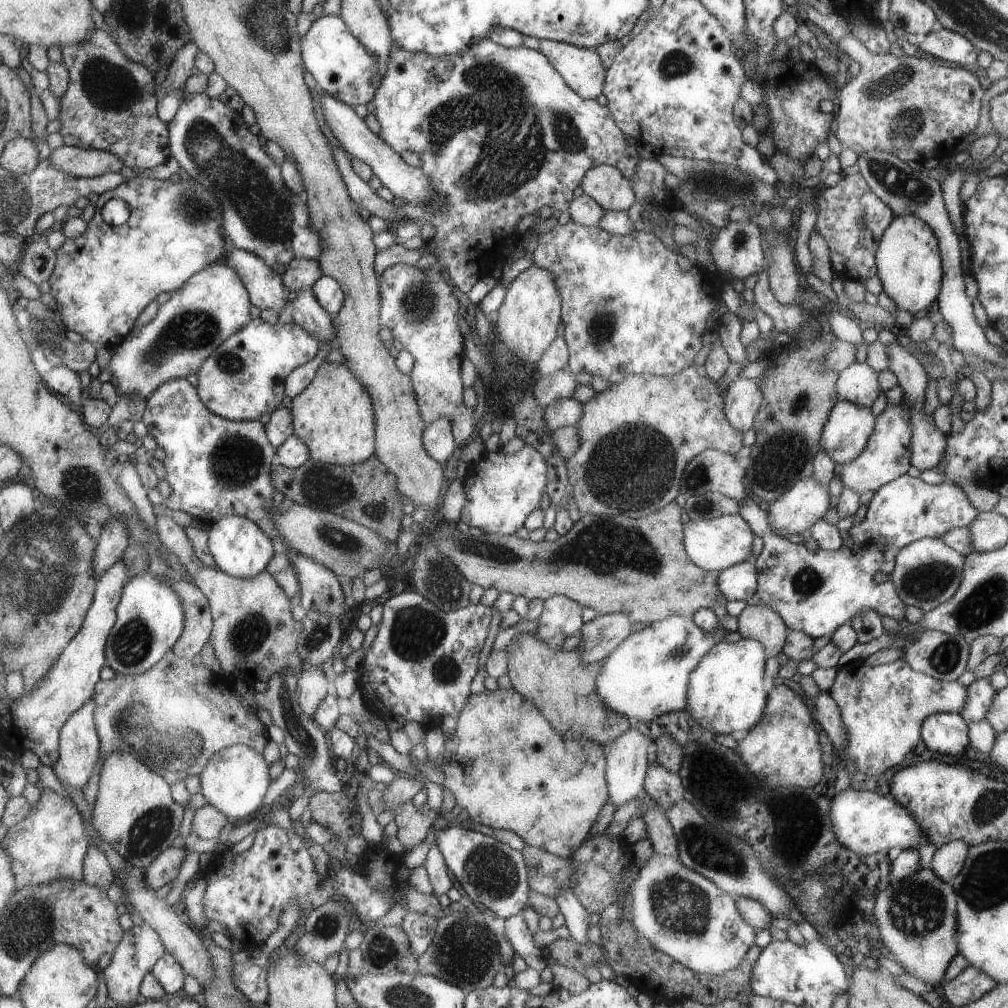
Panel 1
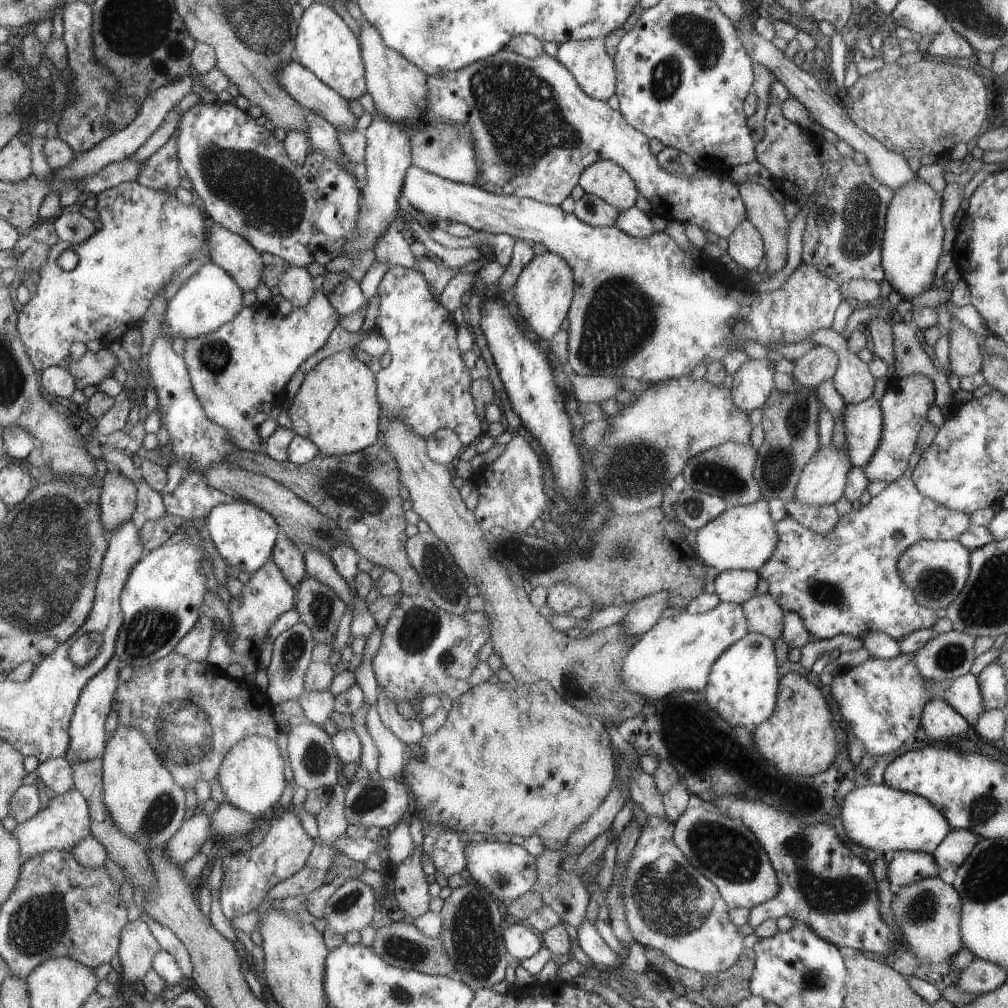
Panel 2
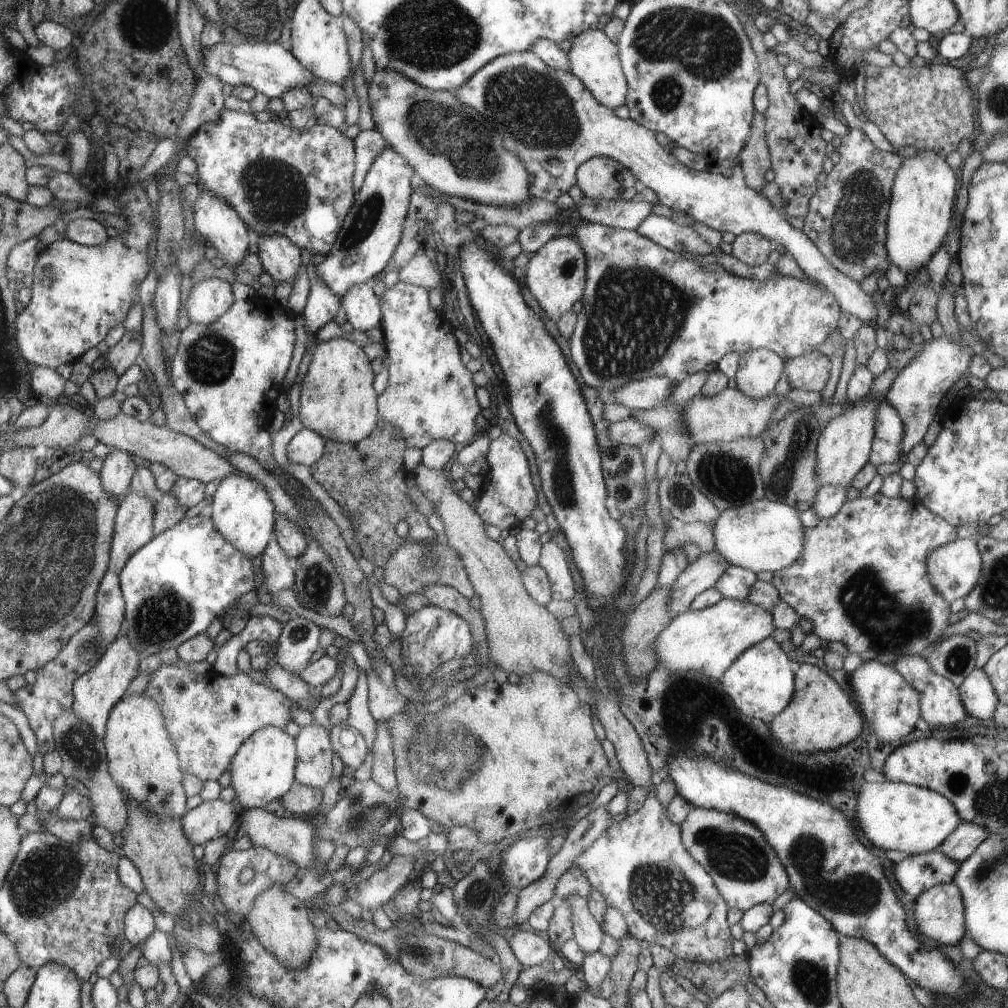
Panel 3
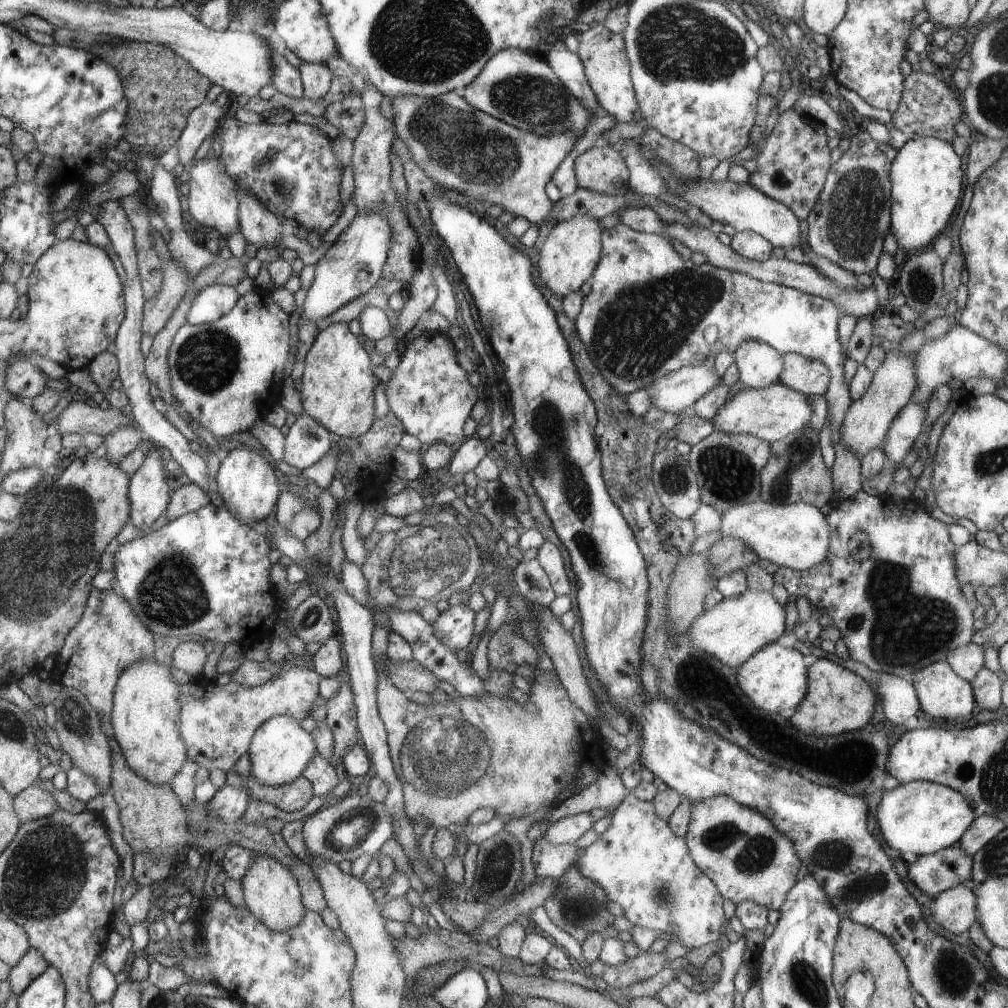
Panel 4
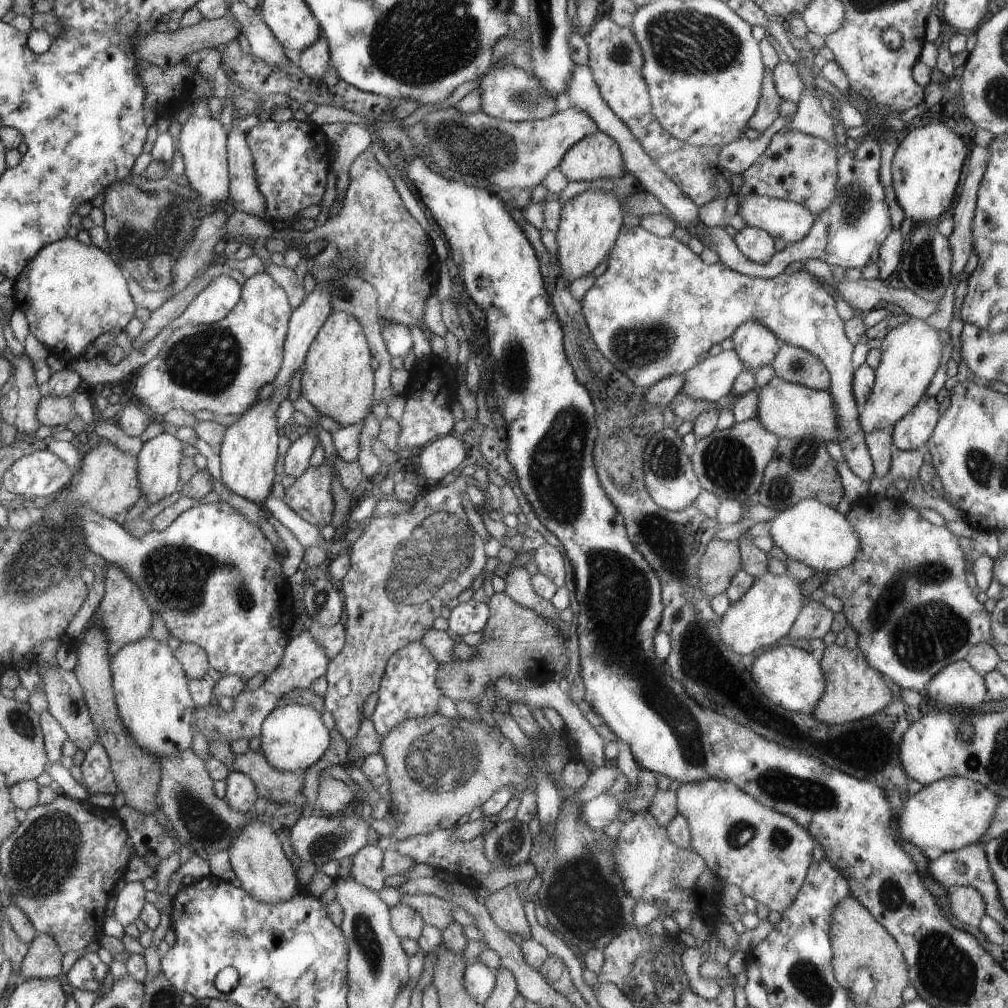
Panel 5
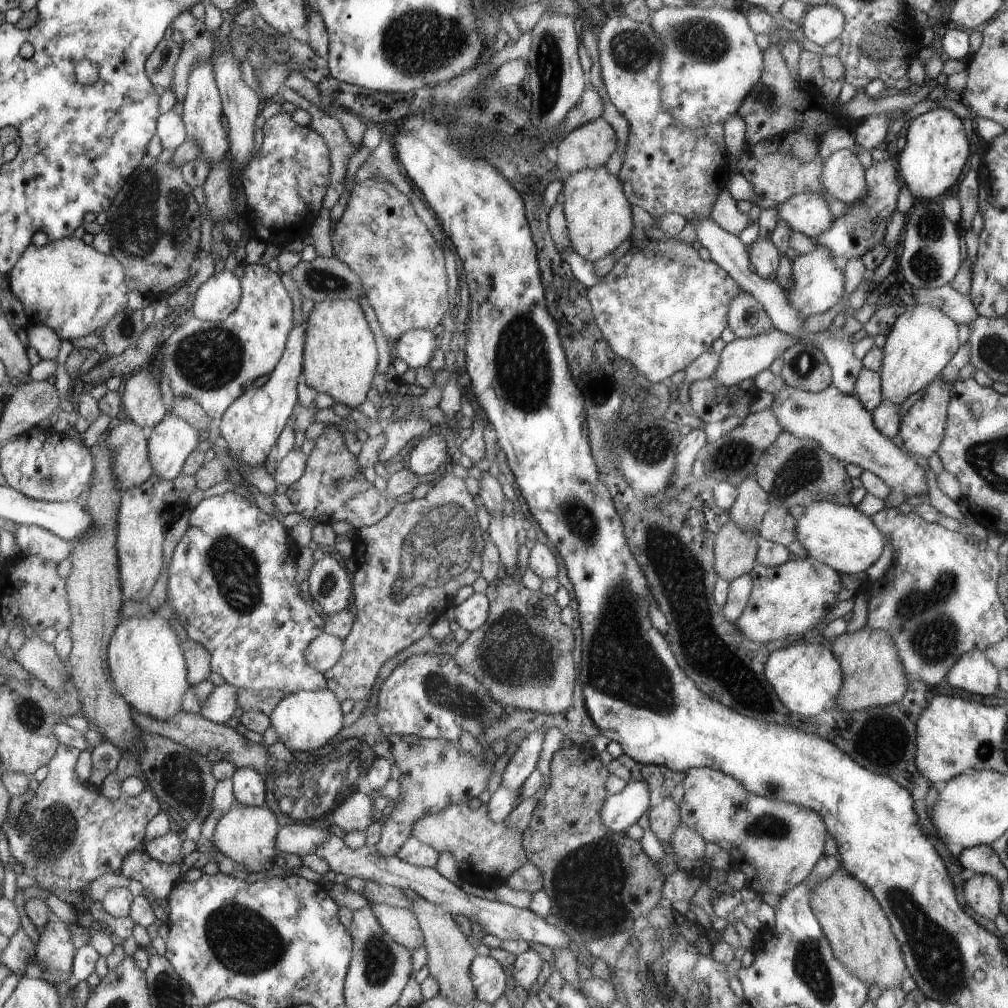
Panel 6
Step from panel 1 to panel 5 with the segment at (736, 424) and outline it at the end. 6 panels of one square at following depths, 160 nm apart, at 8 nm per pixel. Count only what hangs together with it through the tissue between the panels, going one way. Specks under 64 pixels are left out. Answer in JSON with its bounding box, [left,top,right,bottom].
[731,321,783,374]

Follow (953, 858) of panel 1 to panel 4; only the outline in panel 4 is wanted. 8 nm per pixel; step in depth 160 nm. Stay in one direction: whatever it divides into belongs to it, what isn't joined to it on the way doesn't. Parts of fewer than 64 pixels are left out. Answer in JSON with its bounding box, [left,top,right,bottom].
[955,815,1004,856]

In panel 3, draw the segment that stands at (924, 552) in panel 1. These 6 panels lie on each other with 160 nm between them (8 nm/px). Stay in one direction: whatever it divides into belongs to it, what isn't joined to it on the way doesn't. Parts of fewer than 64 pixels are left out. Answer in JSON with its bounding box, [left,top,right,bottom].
[925,536,981,605]

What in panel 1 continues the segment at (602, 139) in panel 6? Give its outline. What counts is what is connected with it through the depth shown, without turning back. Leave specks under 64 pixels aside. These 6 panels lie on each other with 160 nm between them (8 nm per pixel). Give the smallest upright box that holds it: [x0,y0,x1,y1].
[580,166,636,212]

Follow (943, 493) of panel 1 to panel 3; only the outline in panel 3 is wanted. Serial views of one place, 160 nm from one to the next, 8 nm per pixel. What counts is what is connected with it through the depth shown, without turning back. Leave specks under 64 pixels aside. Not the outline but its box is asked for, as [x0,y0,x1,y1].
[771,492,958,666]

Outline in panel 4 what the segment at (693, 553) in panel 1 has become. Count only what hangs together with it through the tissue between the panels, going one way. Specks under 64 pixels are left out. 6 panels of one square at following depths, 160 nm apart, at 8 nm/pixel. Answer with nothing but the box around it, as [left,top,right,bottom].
[721,498,830,570]

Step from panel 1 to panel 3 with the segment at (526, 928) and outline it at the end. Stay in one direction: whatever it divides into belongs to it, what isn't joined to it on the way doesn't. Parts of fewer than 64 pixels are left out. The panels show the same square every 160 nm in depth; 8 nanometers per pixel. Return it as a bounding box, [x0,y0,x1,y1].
[509,928,557,966]

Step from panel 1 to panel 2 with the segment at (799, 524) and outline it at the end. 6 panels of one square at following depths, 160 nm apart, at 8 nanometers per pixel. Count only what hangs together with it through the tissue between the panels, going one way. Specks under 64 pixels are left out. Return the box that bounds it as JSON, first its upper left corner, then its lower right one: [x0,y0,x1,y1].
[794,443,852,506]

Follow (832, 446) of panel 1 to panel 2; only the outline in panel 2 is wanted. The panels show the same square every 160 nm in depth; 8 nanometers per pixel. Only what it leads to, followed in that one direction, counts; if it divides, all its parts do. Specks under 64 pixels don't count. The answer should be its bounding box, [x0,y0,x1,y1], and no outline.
[840,397,883,468]

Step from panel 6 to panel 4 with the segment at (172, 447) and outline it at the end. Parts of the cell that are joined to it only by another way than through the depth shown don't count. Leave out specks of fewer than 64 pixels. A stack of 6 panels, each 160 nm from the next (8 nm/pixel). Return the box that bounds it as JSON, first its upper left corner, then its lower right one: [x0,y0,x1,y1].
[129,445,172,535]

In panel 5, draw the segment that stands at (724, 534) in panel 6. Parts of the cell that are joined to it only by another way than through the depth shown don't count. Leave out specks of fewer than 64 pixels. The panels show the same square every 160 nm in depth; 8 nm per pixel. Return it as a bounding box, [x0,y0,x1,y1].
[697,539,741,600]

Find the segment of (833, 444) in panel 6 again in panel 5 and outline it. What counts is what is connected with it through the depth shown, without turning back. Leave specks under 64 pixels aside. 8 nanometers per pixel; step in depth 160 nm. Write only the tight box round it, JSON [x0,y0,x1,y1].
[757,377,837,441]

